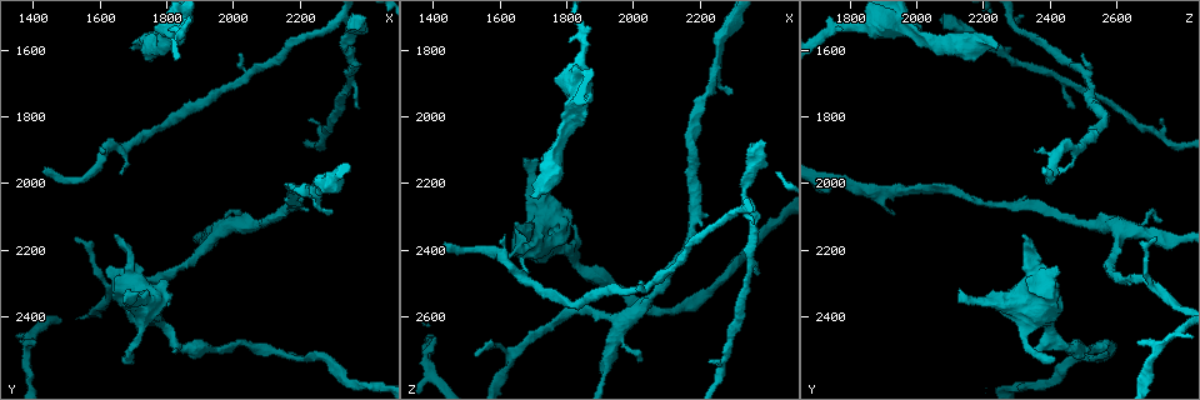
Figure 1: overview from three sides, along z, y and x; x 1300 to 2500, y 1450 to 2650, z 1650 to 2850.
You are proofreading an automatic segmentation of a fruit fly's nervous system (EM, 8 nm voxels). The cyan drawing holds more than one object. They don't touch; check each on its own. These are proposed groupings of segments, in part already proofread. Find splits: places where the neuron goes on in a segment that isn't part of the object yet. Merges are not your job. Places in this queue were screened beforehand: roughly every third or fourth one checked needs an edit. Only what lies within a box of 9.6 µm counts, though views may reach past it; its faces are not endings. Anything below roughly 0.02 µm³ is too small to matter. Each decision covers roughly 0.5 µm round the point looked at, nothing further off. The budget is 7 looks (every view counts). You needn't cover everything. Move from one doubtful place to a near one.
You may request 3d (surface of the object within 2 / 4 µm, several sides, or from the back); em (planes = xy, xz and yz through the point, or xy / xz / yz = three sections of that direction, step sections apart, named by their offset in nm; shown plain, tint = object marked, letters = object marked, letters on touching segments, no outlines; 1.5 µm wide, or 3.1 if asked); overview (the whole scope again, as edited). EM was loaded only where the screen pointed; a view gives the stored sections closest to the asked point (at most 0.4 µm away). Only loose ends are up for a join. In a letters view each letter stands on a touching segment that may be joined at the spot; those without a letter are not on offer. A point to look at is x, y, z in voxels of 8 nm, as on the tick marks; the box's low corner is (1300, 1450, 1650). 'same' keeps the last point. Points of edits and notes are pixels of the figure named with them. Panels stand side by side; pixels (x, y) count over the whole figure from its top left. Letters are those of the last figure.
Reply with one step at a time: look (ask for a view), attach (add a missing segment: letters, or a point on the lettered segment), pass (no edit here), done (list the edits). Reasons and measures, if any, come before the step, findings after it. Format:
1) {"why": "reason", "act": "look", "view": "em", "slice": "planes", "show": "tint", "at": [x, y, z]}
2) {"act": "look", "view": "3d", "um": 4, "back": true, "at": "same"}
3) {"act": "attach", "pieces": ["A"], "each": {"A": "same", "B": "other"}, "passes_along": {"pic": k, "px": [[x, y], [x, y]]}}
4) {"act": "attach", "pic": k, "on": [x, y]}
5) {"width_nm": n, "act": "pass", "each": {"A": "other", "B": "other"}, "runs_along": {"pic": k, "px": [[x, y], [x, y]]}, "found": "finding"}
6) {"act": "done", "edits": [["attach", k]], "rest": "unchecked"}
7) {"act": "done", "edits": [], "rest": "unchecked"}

{"why": "branch stops here", "act": "look", "view": "em", "slice": "planes", "show": "letters", "at": [1430, 1960, 2380]}

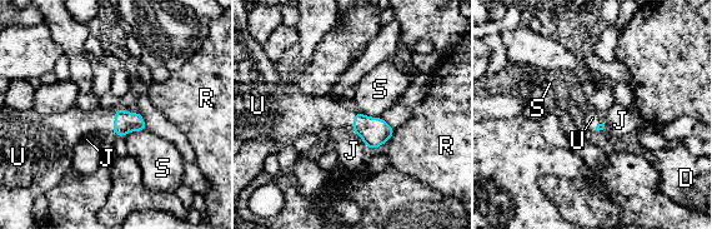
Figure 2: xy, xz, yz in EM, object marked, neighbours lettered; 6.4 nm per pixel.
{"act": "attach", "pieces": ["U"], "each": {"D": "other", "J": "other", "R": "other", "S": "other", "U": "same"}, "found": "the neuron continues"}

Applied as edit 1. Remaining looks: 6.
{"act": "look", "view": "em", "slice": "planes", "show": "plain", "at": [1680, 2320, 2120]}

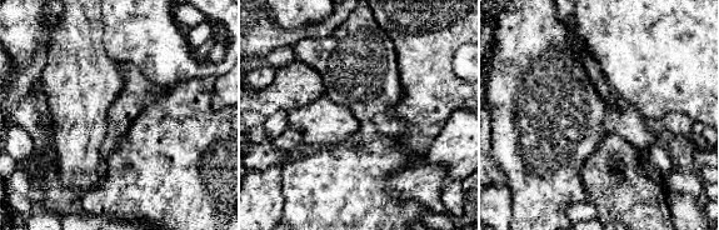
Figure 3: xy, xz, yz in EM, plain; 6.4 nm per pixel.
{"act": "look", "view": "em", "slice": "planes", "show": "tint", "at": "same"}

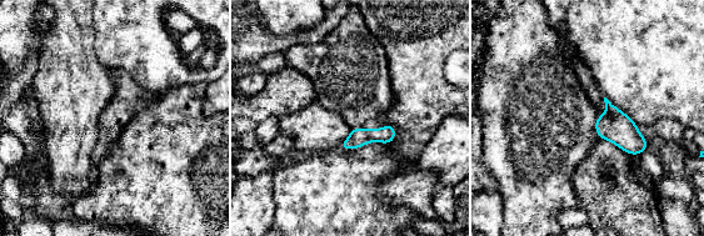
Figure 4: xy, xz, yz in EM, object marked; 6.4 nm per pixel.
{"act": "look", "view": "em", "slice": "planes", "show": "letters", "at": "same"}

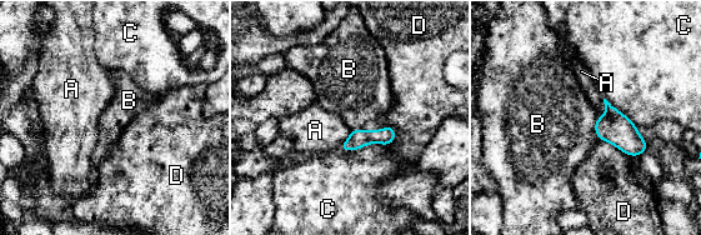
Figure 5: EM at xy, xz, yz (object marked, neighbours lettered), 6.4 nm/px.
{"longest_contact_nm": ["C", 340], "act": "attach", "pieces": ["B"], "each": {"A": "other", "B": "same", "C": "other", "D": "other"}, "found": "the neuron continues"}

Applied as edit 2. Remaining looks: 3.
{"why": "see it whole again", "act": "look", "view": "overview"}

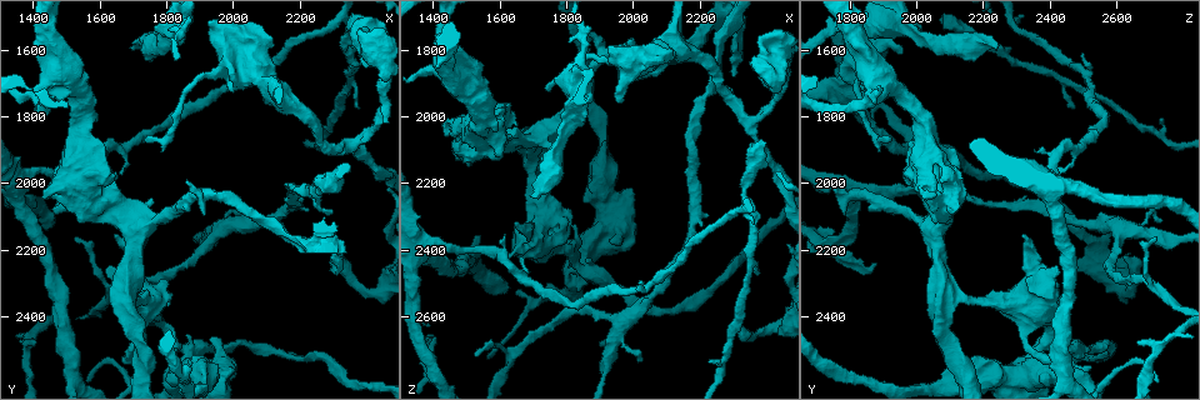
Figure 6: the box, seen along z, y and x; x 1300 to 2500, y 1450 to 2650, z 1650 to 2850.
{"why": "branch stops here", "act": "look", "view": "em", "slice": "yz", "step": 8, "show": "letters", "at": [1650, 2160, 2320]}

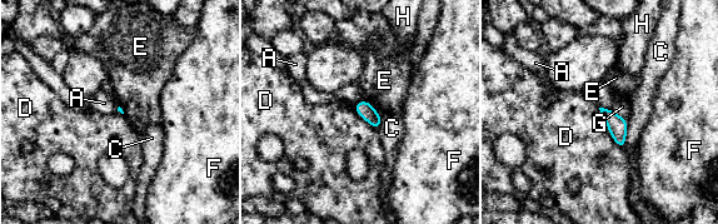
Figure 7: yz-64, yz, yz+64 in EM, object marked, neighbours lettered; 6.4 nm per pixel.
{"longest_contact_nm": ["D", 300], "act": "pass", "each": {"A": "other", "C": "other", "D": "other", "E": "other", "F": "other", "G": "other", "H": "other"}, "found": "no lettered segment goes on from it"}

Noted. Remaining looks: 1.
{"act": "done", "edits": [["attach", 2], ["attach", 5]], "rest": "unchecked"}

